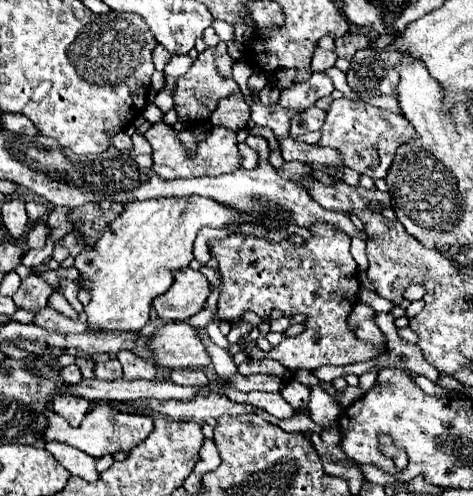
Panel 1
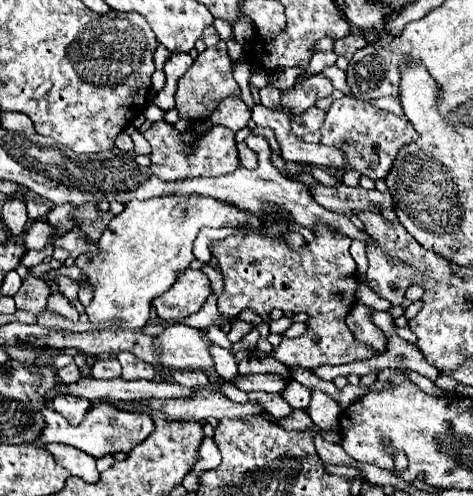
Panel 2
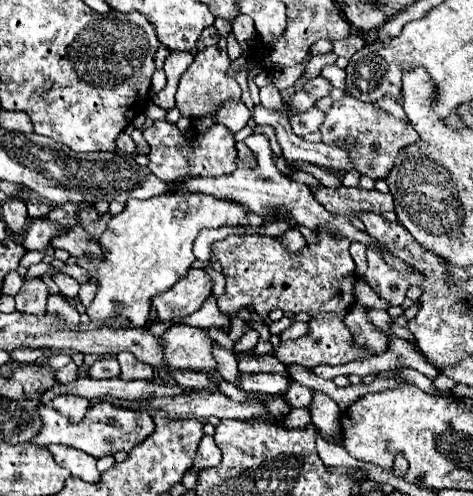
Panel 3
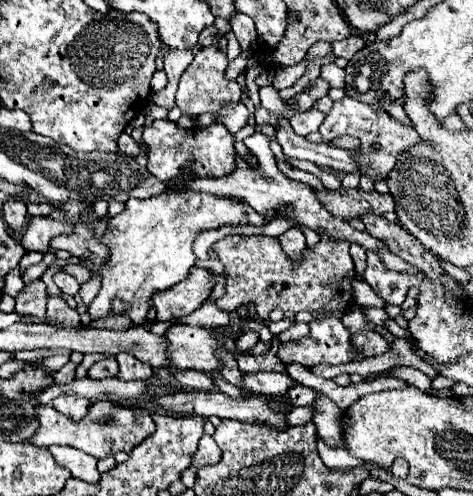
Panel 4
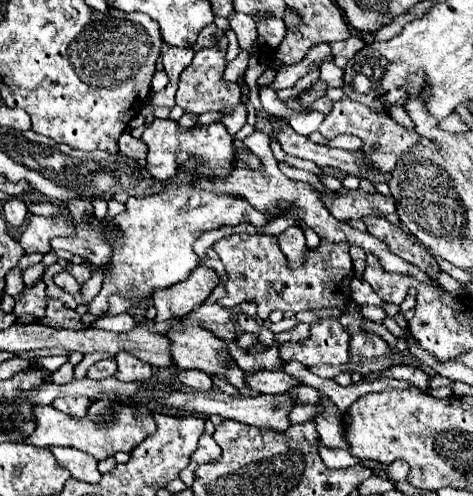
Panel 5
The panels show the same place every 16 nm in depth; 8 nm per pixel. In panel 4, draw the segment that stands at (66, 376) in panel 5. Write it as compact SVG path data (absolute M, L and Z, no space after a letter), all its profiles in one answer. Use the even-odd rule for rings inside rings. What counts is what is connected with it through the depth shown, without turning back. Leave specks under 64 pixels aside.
M68 362L68 364L62 366L60 370L56 370L56 372L52 374L52 378L54 378L56 384L68 384L68 382L74 380L74 370L76 370L76 366L74 366L72 362Z

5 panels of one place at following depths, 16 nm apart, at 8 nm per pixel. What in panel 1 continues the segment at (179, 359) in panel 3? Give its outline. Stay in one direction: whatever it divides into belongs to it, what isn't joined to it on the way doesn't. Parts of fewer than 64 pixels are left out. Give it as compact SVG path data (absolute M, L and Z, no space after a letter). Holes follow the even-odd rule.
M184 322L164 324L160 332L152 336L152 350L156 354L156 362L172 370L204 370L212 366L212 358L206 350L204 340L200 340L198 330Z

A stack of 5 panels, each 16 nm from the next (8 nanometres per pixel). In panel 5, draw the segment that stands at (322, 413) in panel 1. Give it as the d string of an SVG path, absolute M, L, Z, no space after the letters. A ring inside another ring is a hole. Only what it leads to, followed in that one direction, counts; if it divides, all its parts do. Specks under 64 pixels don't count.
M326 398L322 400L324 414L316 416L316 426L318 426L318 436L322 444L330 450L348 450L348 440L344 440L344 426L340 424L338 408Z

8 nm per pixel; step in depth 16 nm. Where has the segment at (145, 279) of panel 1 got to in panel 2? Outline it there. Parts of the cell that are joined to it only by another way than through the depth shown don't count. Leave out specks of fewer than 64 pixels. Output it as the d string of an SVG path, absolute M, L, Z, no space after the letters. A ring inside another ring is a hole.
M160 196L150 200L130 200L122 214L114 216L98 240L100 254L82 254L76 258L76 266L88 276L88 282L96 286L86 314L98 328L144 328L148 322L150 302L158 294L166 292L180 274L194 262L192 242L200 228L220 226L262 226L258 216L238 208L230 202L216 200L212 196ZM112 320L124 320L116 324Z

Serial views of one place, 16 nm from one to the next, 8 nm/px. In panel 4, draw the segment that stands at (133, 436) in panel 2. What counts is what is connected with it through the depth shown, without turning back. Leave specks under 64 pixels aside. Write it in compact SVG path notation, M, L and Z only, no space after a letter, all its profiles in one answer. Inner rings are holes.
M98 400L88 408L88 414L82 420L72 420L70 416L54 410L52 406L36 406L36 418L38 418L38 430L28 440L34 446L72 446L78 448L96 460L102 460L106 456L114 456L118 450L132 452L134 446L138 446L142 440L146 440L150 434L154 434L156 424L146 408L130 408L120 406L110 400Z

